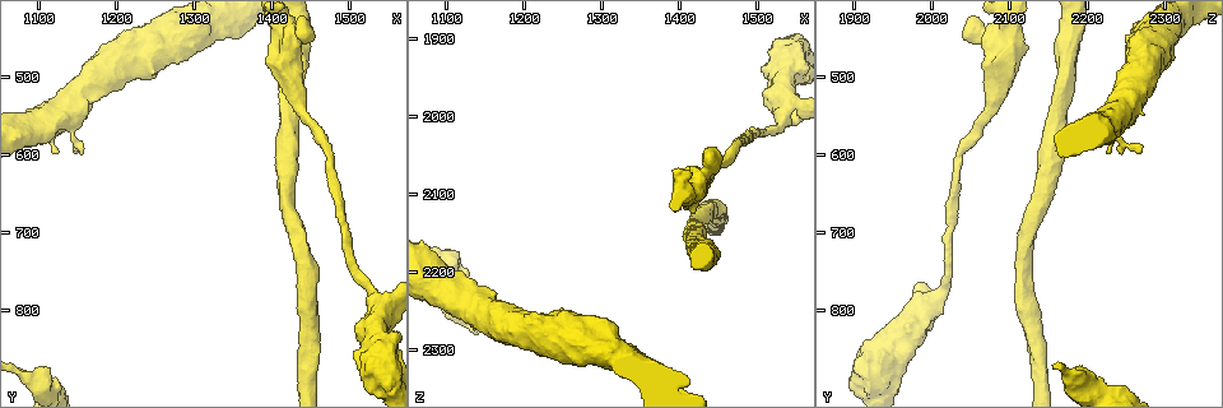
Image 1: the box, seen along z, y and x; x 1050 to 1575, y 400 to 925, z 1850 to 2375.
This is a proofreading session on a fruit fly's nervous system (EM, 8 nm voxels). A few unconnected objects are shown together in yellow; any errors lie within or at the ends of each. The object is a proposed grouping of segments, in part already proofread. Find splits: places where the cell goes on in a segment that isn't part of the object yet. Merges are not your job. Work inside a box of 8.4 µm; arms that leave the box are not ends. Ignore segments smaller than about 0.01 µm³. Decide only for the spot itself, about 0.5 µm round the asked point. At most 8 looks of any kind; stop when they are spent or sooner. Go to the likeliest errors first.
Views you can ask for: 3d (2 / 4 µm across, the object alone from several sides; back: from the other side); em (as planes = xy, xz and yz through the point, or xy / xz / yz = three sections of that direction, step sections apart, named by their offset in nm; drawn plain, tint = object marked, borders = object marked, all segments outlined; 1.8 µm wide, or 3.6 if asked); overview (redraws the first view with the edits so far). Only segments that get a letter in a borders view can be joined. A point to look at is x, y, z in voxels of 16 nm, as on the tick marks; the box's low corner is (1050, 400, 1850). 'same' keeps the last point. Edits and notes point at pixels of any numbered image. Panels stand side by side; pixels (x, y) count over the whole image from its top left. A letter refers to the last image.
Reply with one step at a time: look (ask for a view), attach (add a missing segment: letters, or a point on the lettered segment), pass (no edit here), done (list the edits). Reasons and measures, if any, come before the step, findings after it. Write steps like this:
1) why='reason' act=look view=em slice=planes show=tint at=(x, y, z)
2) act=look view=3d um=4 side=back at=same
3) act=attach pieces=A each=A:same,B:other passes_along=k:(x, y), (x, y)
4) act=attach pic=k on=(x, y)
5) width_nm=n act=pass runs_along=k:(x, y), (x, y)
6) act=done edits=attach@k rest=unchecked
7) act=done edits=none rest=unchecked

why='free end' act=look view=em slice=planes show=plain at=(1520, 875, 1905)

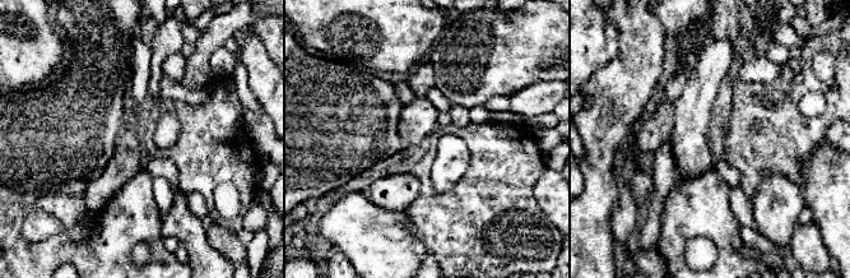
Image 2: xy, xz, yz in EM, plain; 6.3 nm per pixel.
act=look view=em slice=planes show=borders at=same

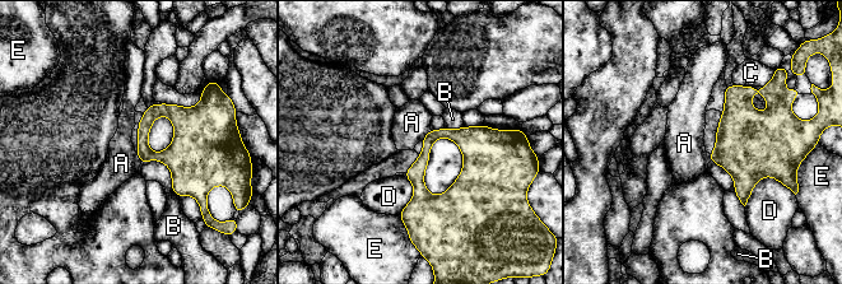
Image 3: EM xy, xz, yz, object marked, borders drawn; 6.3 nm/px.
act=pass each=A:other,B:other,C:other,D:other,E:other runs_along=3:(496, 133), (478, 172), (414, 219) found='no lettered segment goes on from it'

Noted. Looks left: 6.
act=look view=3d um=4 at=(1535, 810, 1990)

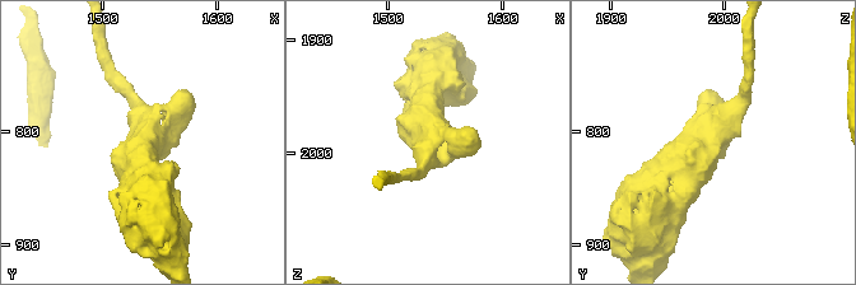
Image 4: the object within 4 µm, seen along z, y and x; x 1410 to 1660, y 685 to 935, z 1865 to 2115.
act=look view=em um=3.6 slice=yz step=16 show=borders at=(1530, 806, 1992)

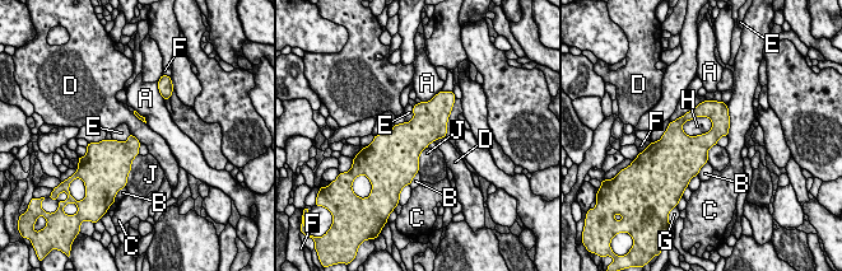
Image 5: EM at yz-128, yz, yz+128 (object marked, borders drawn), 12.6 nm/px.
act=pass each=A:other,B:other,C:other,D:other,E:other,F:other,G:other,H:other,J:other found='none of them fits'

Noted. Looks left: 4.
why='an open end' act=look view=3d um=4 at=(1150, 590, 2270)

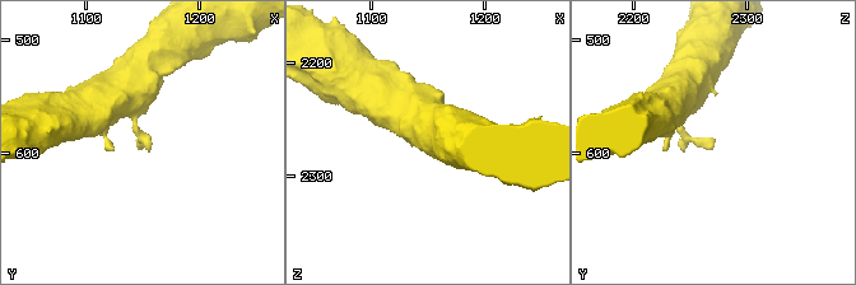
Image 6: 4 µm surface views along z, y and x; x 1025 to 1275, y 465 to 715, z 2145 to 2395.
why='shape alone is not enough' act=look view=em slice=xz step=16 show=tint at=(1148, 586, 2274)

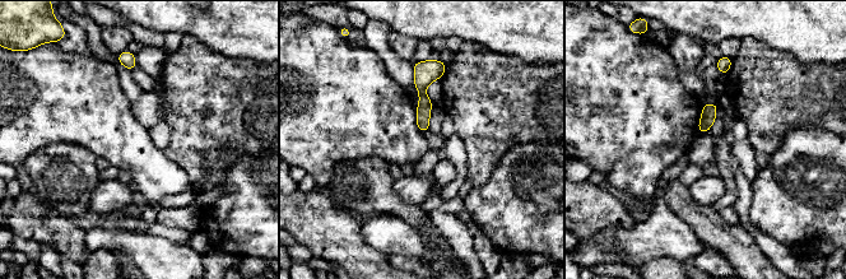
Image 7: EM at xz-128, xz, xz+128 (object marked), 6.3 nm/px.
why='cut it another way' act=look view=em slice=planes show=borders at=same

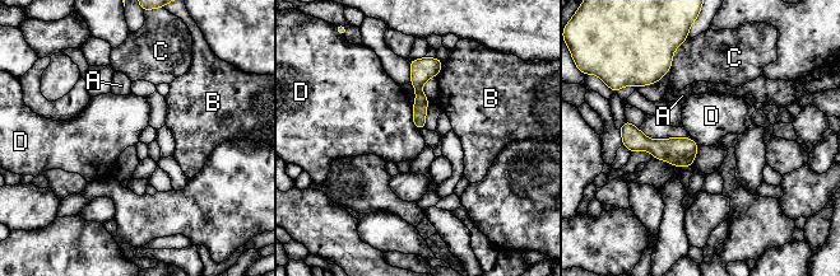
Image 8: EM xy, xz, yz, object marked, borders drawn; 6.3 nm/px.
act=pass each=A:other,B:other,C:other,D:other border=8:(411, 107), (413, 125), (420, 131) found='none of them fits'

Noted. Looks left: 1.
act=done edits=none rest=unchecked

